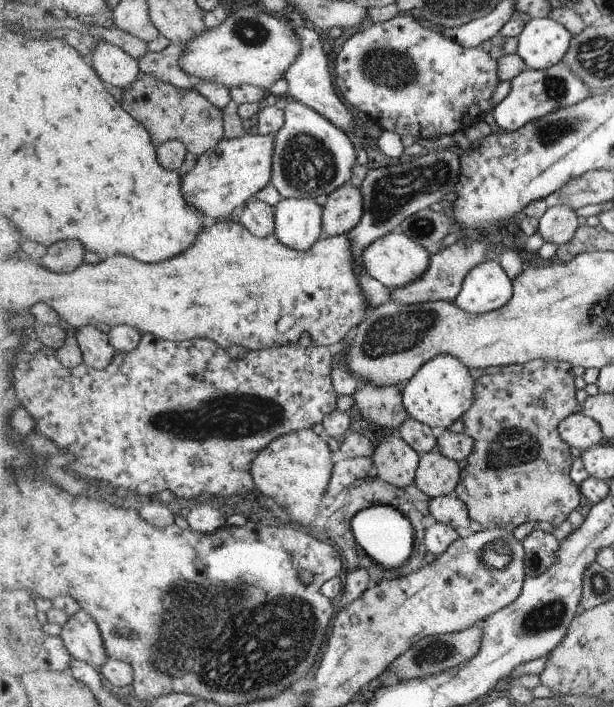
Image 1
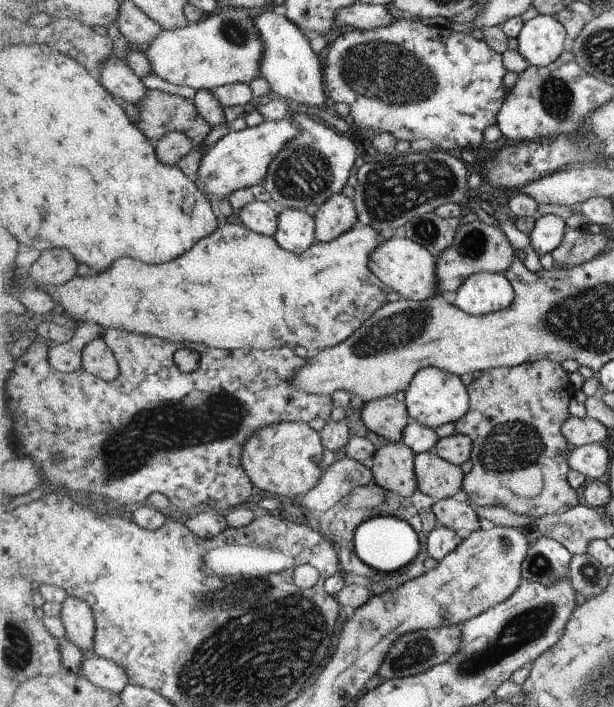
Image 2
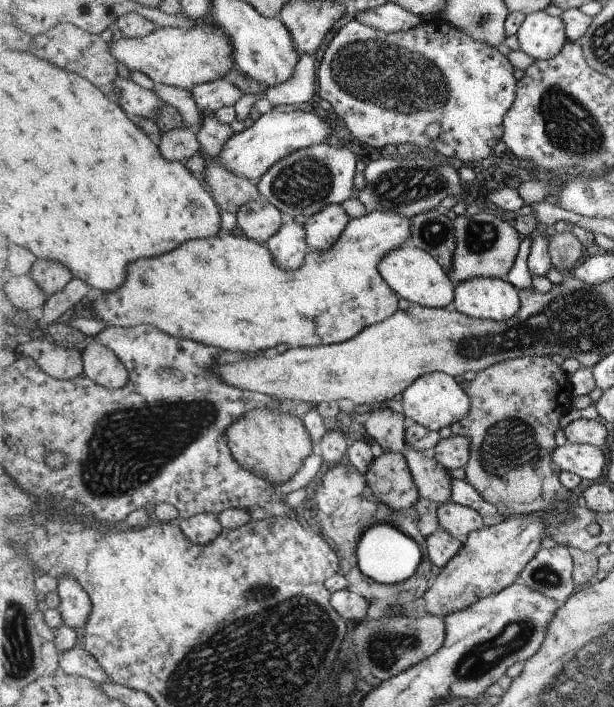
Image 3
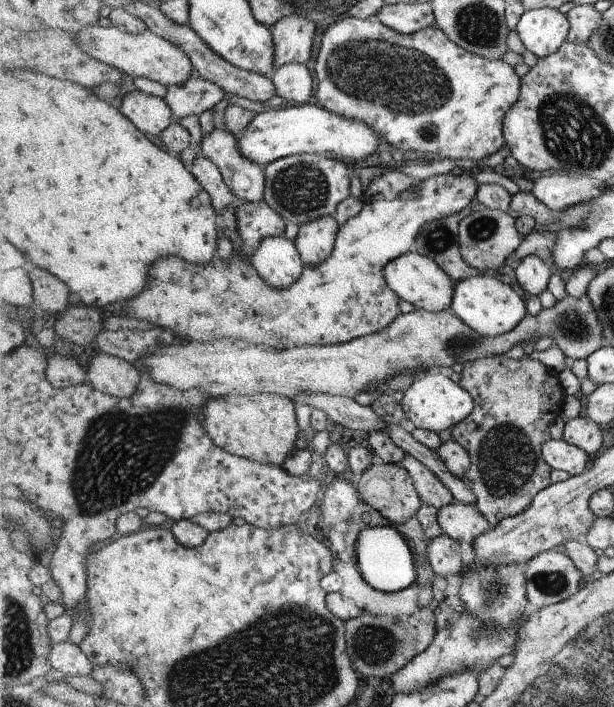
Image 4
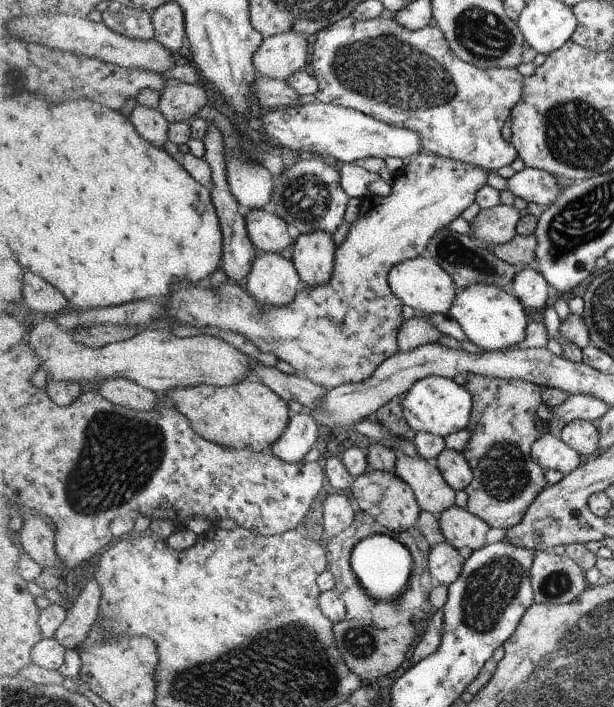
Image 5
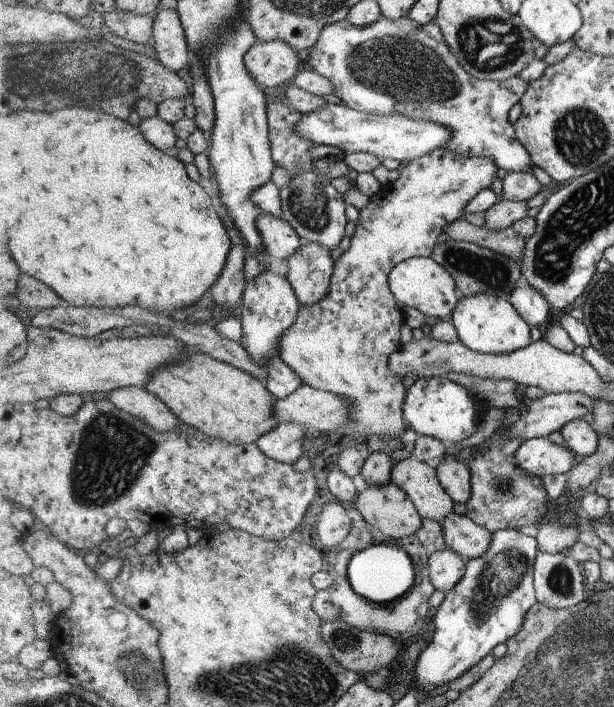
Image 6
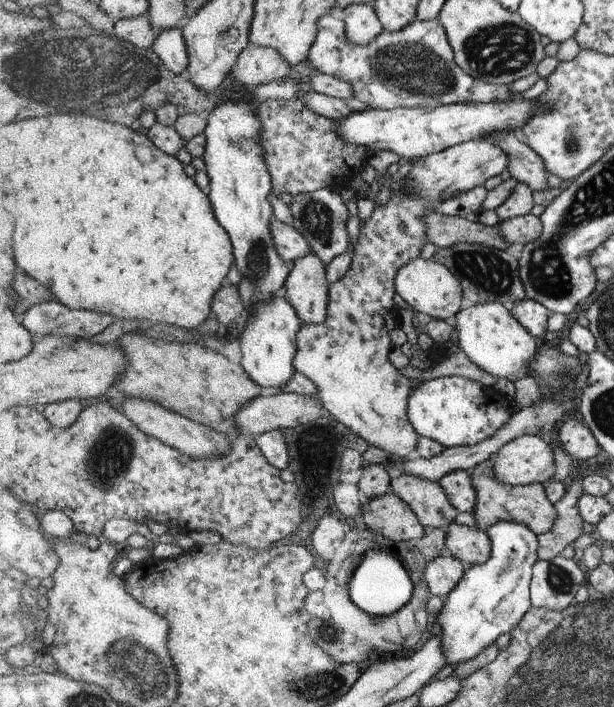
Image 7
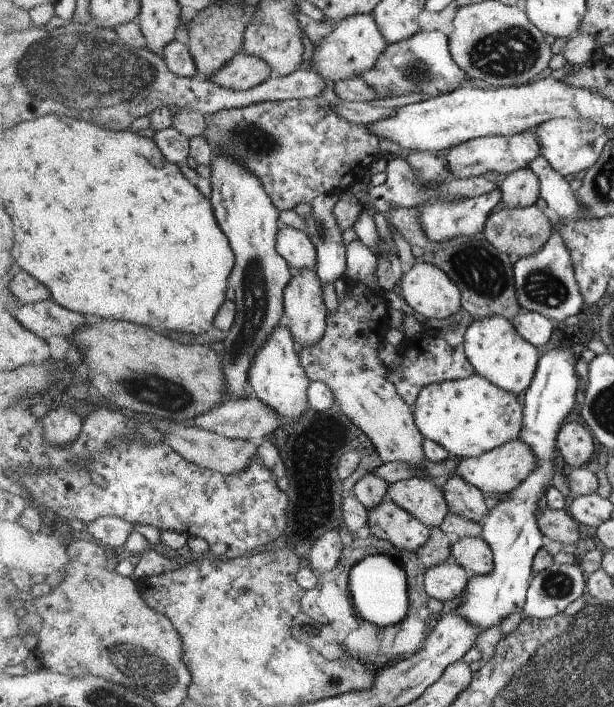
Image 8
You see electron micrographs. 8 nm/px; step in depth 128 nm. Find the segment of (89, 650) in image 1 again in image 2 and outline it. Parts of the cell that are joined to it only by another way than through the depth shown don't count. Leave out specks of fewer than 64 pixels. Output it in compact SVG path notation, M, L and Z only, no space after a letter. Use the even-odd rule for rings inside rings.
M70 597L64 604L62 621L66 637L74 641L86 654L96 652L97 618L93 606L88 601Z

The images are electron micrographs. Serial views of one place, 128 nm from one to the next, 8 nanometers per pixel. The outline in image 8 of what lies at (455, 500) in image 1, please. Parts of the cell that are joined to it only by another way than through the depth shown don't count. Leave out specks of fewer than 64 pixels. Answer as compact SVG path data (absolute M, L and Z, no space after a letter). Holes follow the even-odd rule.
M481 536L464 537L457 541L452 539L450 552L460 566L474 575L487 575L492 572L491 548Z

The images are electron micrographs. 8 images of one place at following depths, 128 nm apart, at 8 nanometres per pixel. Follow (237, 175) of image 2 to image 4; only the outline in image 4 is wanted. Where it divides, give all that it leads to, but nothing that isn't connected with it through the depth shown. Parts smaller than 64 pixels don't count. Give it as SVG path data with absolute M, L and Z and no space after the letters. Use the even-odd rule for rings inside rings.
M311 101L303 105L288 104L278 110L272 107L253 115L239 140L239 147L243 157L265 168L271 162L300 153L334 152L341 159L358 160L368 155L375 156L378 144L382 142L377 131L361 120L347 119Z

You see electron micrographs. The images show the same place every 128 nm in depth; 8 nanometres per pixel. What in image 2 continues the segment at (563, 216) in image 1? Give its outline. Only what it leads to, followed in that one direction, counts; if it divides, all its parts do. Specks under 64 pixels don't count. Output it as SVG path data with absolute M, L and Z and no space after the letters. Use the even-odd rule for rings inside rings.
M554 214L542 215L529 234L530 244L539 256L552 253L563 243L567 229L562 217Z

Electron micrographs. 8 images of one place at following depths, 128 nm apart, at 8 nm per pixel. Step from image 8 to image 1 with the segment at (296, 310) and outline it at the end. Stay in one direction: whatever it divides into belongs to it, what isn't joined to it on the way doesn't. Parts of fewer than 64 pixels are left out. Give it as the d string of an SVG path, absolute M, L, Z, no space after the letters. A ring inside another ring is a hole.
M348 182L327 196L323 210L324 236L347 235L364 216L364 195Z

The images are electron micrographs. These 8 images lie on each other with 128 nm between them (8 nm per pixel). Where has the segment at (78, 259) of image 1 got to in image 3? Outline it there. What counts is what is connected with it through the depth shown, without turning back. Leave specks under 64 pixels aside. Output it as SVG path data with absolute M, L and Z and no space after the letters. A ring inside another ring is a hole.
M56 259L38 260L36 266L32 269L31 275L47 292L48 296L64 290L75 277L69 266L66 266L63 262L58 262Z

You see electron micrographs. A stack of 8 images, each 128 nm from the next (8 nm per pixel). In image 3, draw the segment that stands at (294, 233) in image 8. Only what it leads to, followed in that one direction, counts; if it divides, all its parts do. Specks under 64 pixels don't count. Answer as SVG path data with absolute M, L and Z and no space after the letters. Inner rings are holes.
M262 198L243 204L238 213L238 226L243 234L262 244L266 244L282 225L280 211Z

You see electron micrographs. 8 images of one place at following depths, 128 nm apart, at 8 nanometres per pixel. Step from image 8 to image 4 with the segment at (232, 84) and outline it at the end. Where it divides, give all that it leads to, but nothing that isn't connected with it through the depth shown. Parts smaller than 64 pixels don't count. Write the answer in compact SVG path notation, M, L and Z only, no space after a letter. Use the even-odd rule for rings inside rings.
M290 15L271 26L275 44L275 68L310 60L316 23L305 16Z

